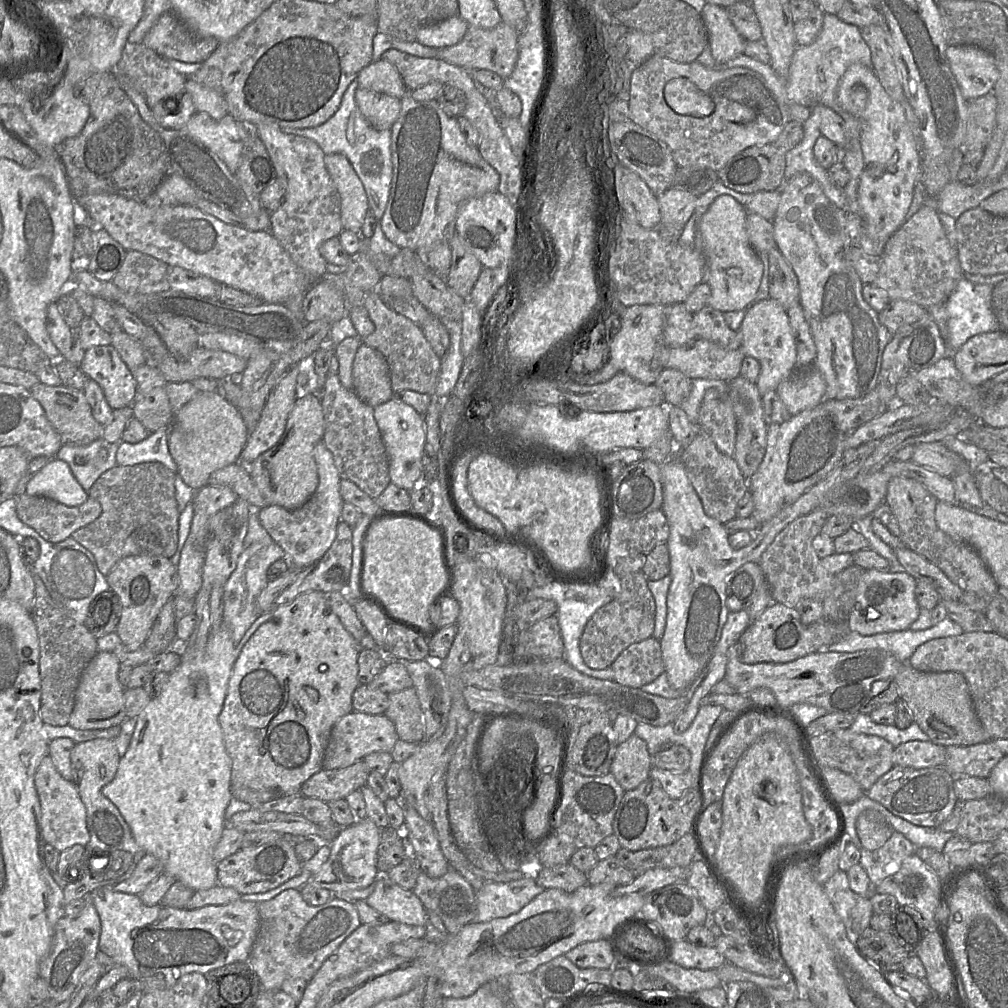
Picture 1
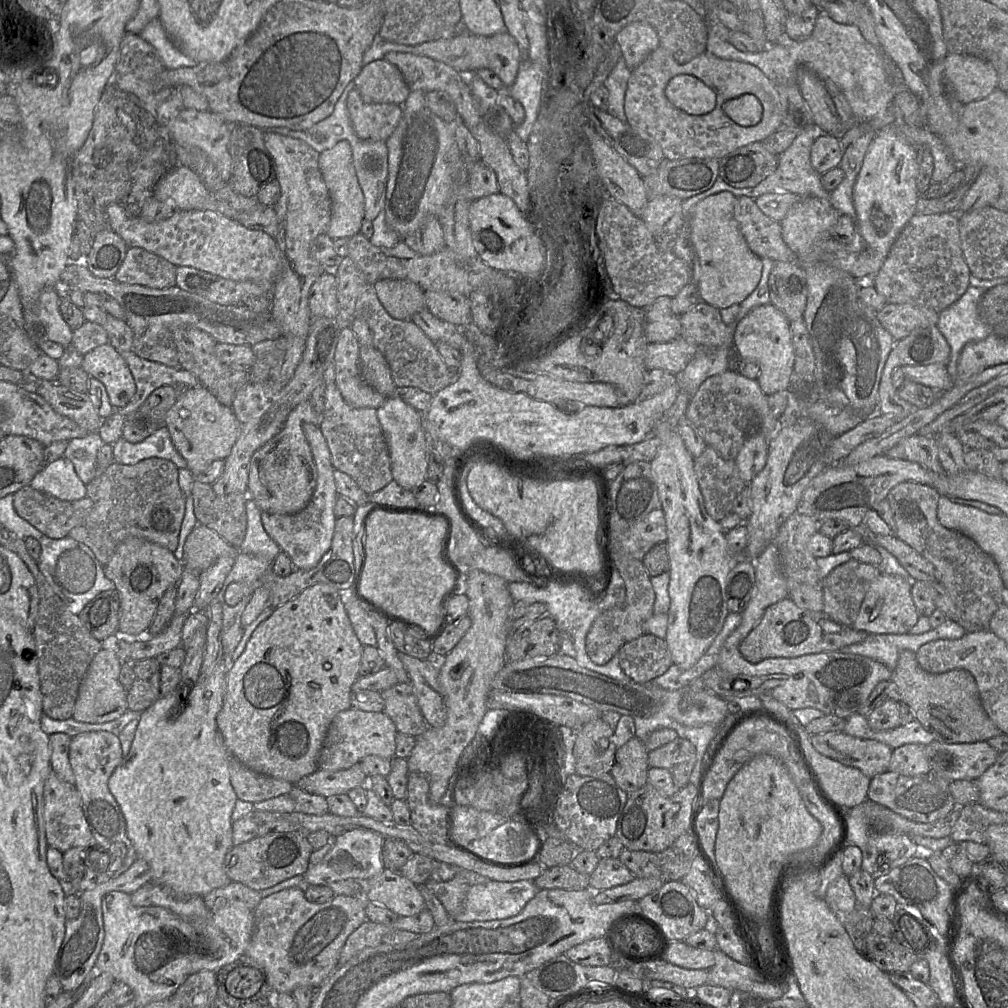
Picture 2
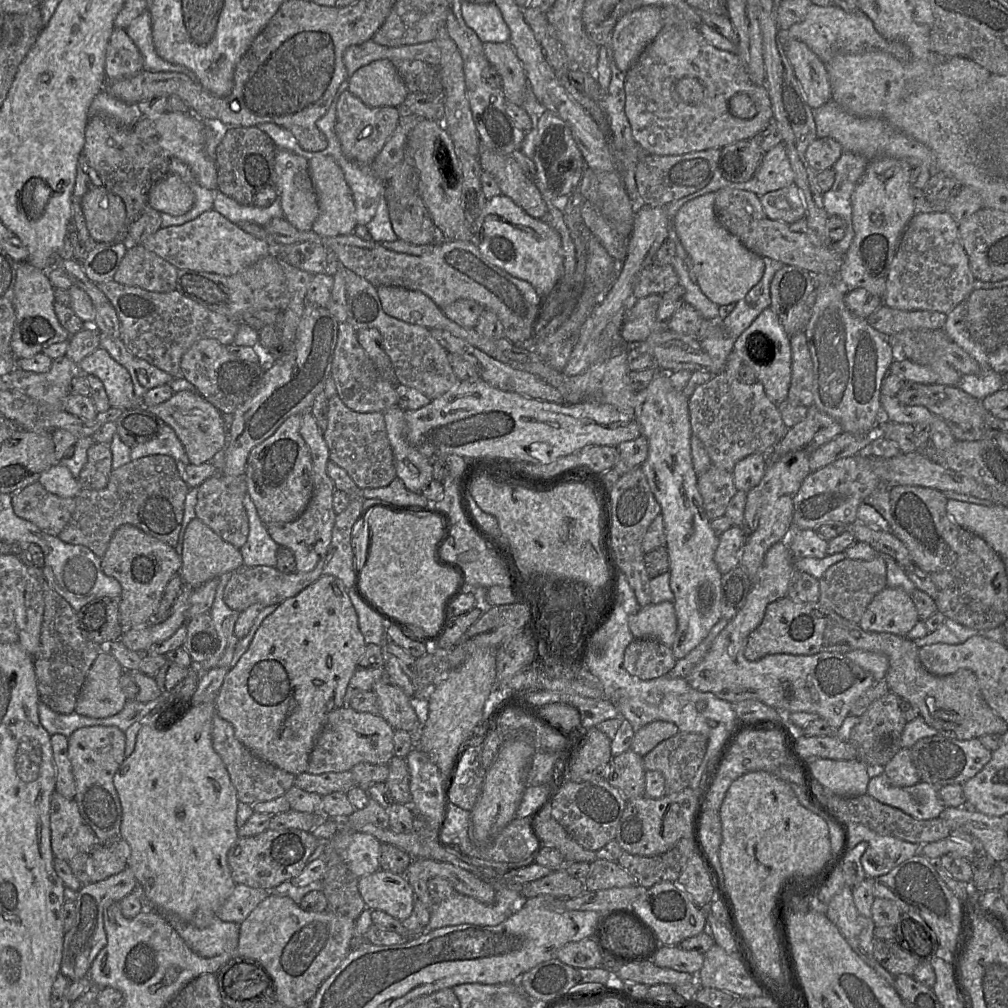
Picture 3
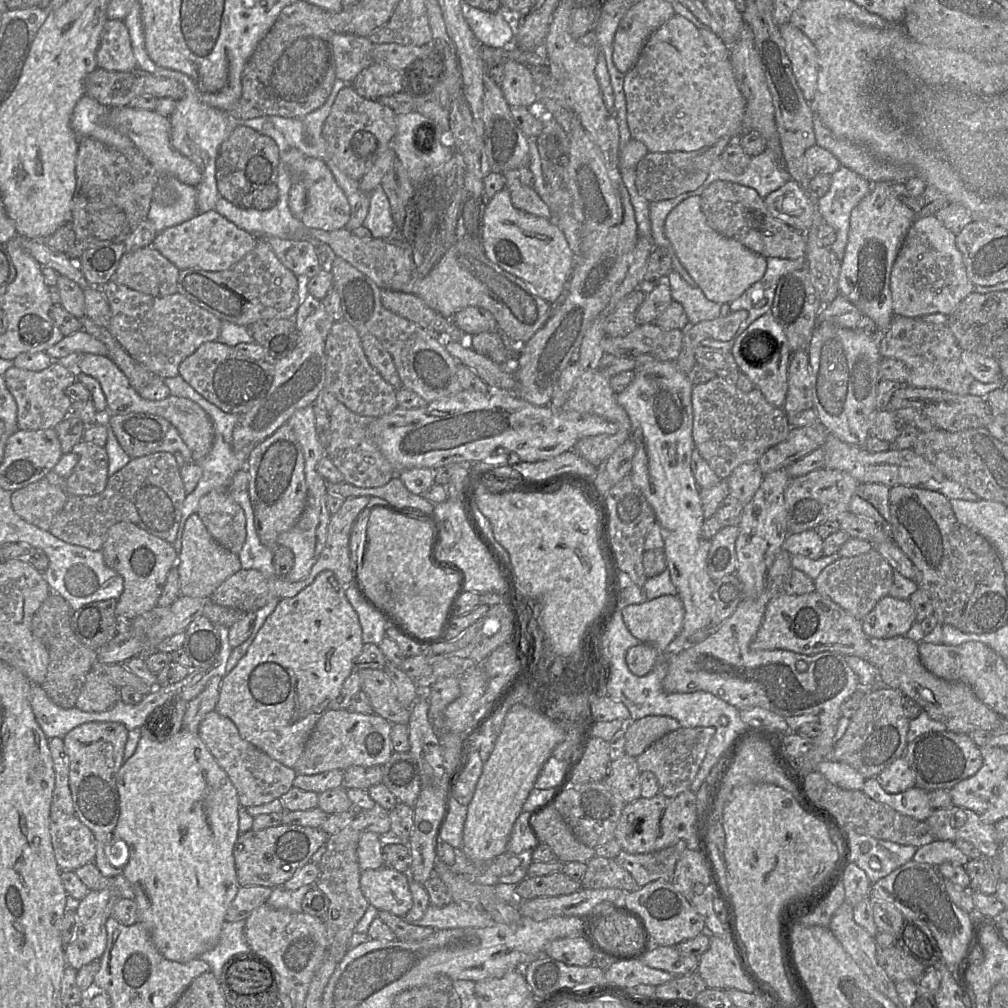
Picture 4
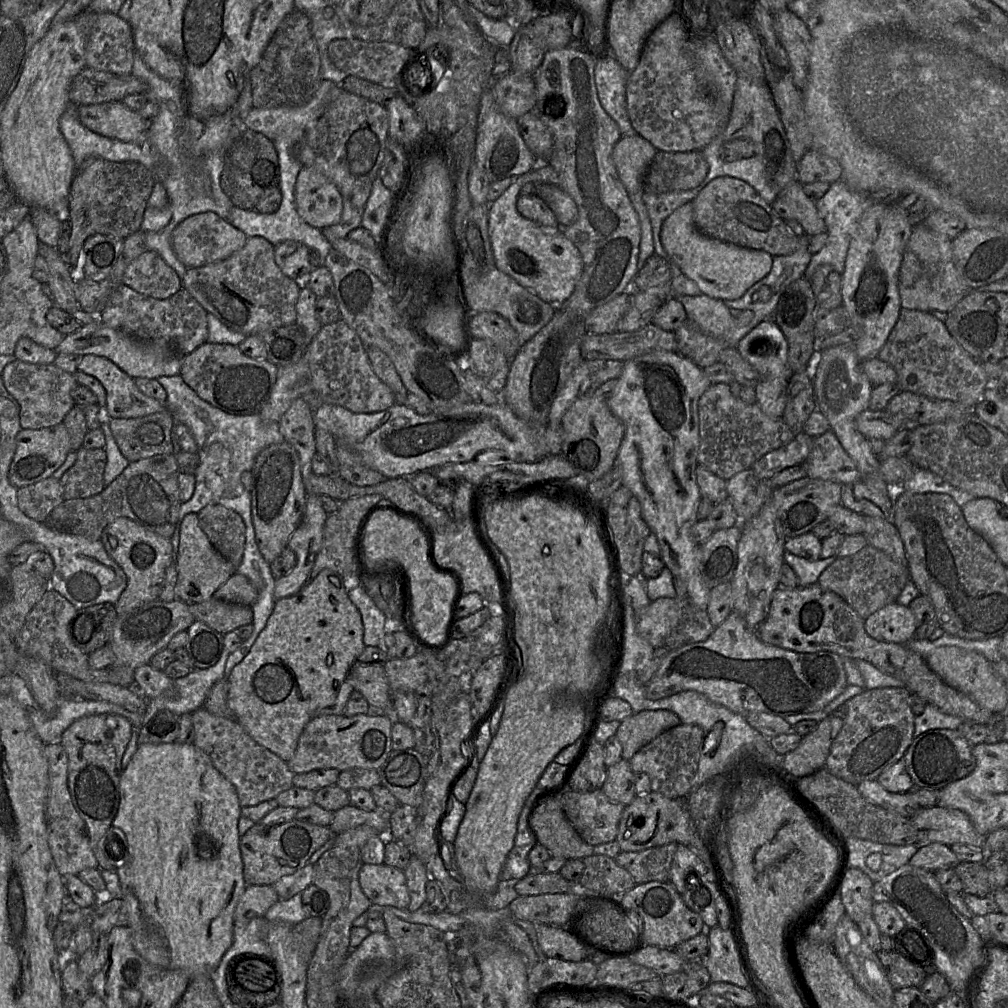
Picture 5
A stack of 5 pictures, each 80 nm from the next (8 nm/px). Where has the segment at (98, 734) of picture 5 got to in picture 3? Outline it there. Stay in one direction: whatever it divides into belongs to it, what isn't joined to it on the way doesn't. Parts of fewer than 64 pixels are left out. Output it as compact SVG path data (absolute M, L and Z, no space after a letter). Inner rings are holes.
M116 726L81 727L68 737L68 756L76 784L74 800L82 818L98 839L98 845L88 854L86 863L90 883L100 882L123 871L131 855L131 848L120 833L122 807L113 784L113 777L126 758L125 741L125 733Z

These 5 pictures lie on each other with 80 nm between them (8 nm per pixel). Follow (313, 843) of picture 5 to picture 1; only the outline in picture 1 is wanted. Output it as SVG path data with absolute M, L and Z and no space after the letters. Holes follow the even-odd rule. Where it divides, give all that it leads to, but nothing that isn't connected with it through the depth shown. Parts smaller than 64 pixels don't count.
M281 837L259 846L241 848L217 864L218 885L230 887L240 894L264 893L298 875L302 863L295 854L295 844Z

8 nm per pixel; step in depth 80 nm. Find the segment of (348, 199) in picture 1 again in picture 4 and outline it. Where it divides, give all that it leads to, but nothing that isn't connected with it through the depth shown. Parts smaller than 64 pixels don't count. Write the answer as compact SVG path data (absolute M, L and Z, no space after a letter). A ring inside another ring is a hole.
M306 157L300 180L306 189L306 205L301 217L303 224L307 228L324 231L344 228L350 219L350 205L326 162L319 158Z

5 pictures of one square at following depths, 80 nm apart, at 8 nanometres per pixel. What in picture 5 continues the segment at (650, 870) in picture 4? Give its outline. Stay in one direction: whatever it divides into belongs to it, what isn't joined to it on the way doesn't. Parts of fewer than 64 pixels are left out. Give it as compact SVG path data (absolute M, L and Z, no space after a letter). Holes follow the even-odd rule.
M669 843L640 852L620 852L614 860L630 873L636 885L652 881L667 883L677 848L677 843Z

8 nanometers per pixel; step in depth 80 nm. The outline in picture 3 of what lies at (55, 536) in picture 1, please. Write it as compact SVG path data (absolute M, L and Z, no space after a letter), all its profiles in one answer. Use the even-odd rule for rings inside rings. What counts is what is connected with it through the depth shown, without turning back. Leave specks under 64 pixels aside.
M38 481L10 494L12 494L12 507L15 514L32 522L42 531L52 536L58 536L64 529L73 514L76 504L74 498L62 498L48 492Z

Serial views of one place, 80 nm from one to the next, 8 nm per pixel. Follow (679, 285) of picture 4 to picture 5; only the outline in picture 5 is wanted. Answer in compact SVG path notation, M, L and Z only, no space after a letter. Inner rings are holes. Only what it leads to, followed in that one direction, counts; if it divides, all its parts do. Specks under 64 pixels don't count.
M705 294L672 297L682 303L691 323L720 341L738 344L747 334L745 326L741 328L735 326L734 317L723 300L711 298Z

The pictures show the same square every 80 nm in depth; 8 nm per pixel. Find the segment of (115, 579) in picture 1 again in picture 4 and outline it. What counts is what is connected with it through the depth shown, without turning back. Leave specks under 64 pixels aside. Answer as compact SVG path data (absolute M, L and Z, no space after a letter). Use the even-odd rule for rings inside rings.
M122 521L109 528L101 551L105 565L123 578L124 589L116 604L116 615L120 621L125 625L127 621L153 609L168 572L178 560L172 545L131 522Z

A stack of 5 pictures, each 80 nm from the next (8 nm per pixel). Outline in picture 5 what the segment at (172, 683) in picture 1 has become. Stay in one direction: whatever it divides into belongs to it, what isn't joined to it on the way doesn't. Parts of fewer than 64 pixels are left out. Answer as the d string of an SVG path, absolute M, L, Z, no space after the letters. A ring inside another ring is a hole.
M177 742L173 743L165 743L165 744L141 744L138 745L136 752L131 758L128 766L122 770L120 775L120 783L119 783L119 793L120 793L120 802L116 816L114 817L112 825L116 828L121 829L128 842L128 859L127 861L119 867L116 872L119 877L120 886L121 886L121 898L126 902L129 912L129 923L128 927L131 930L132 935L132 943L134 949L140 954L146 961L150 964L157 966L163 969L169 970L181 970L186 973L191 978L196 977L198 975L207 975L210 976L211 973L218 966L222 956L229 949L233 942L233 926L234 926L234 911L237 906L237 903L241 896L243 895L246 889L246 883L243 877L243 862L241 858L241 852L239 848L240 836L238 834L238 820L241 812L241 806L239 804L238 795L235 787L213 766L211 759L209 756L204 753L202 750L197 748L193 743L192 744L179 744Z

